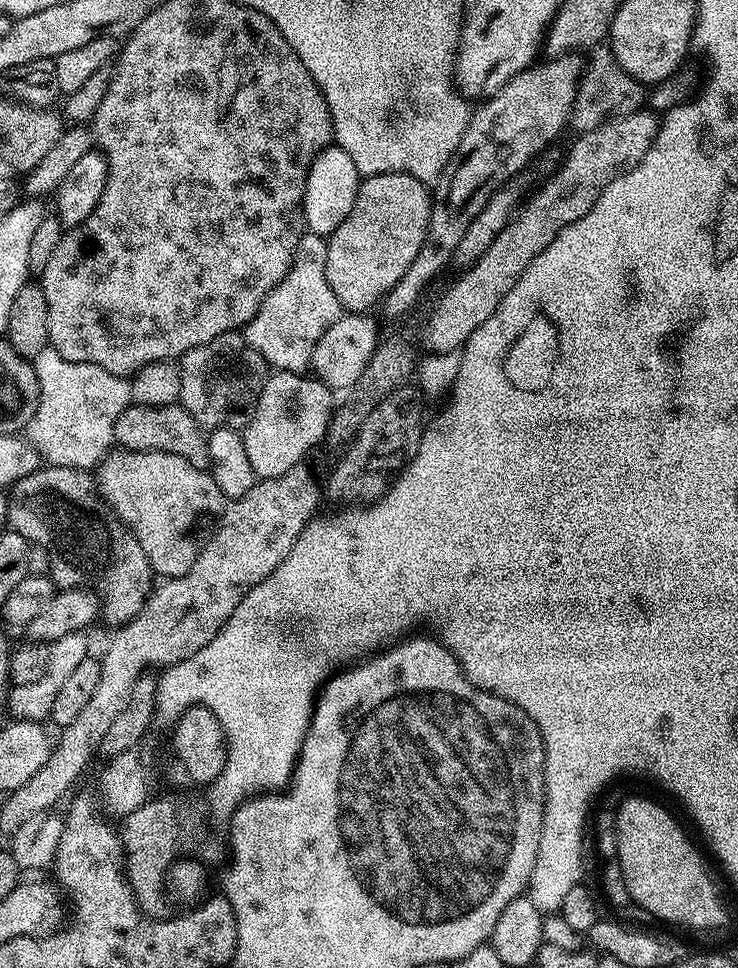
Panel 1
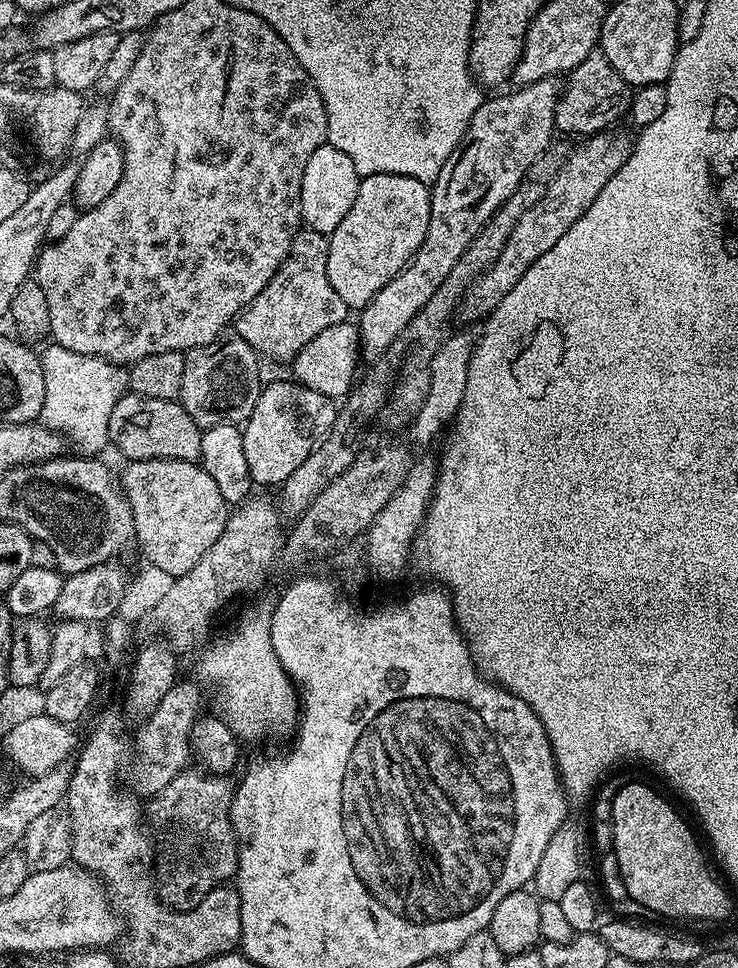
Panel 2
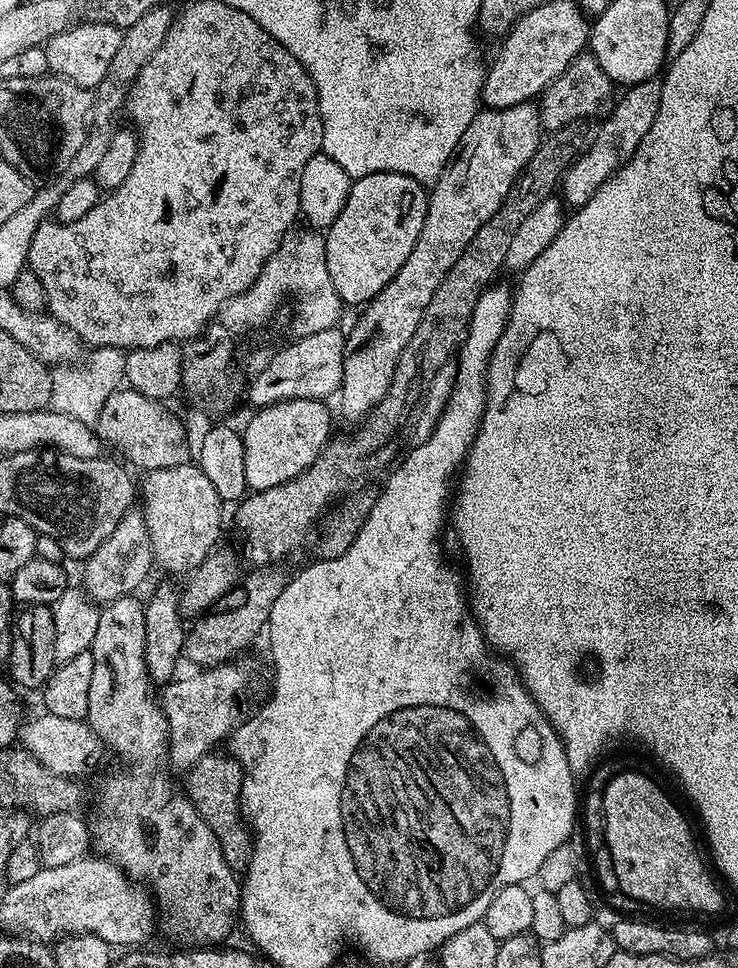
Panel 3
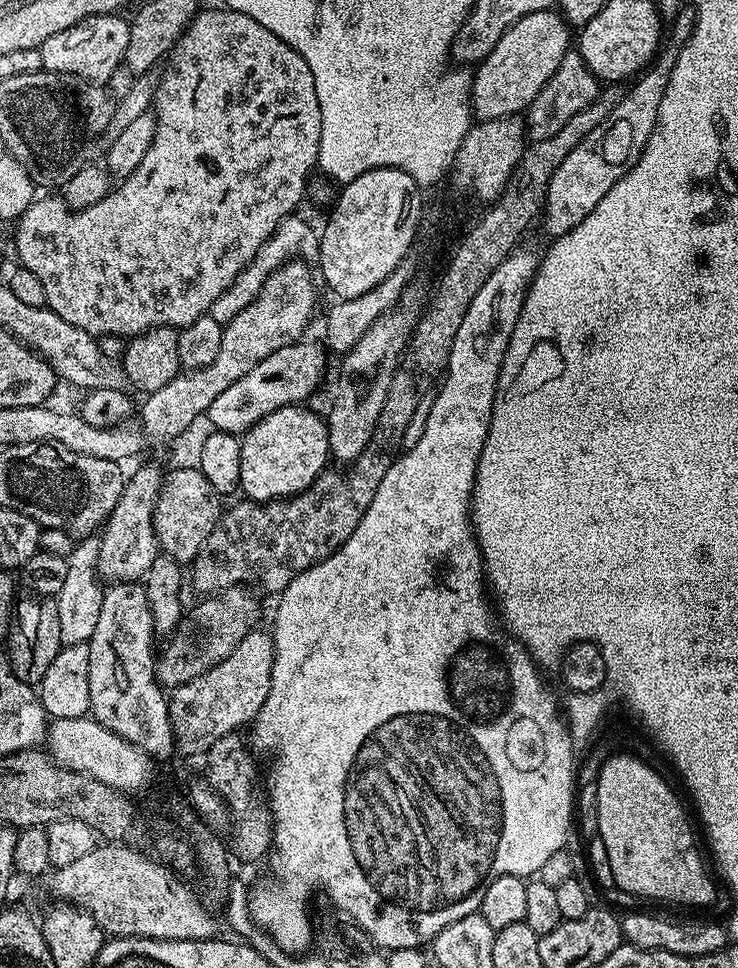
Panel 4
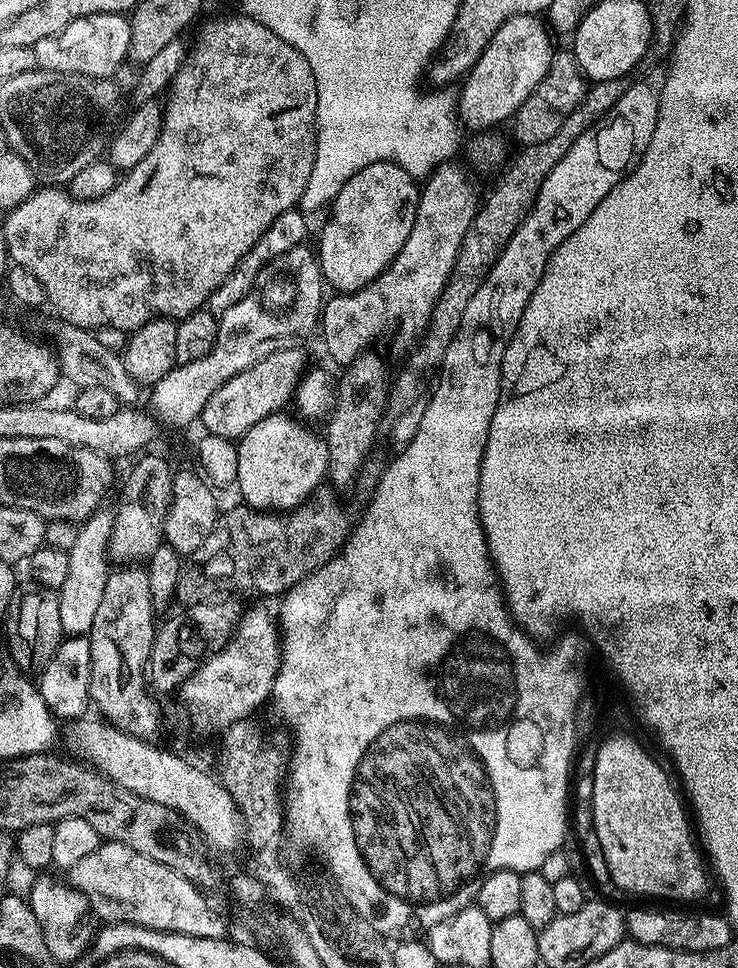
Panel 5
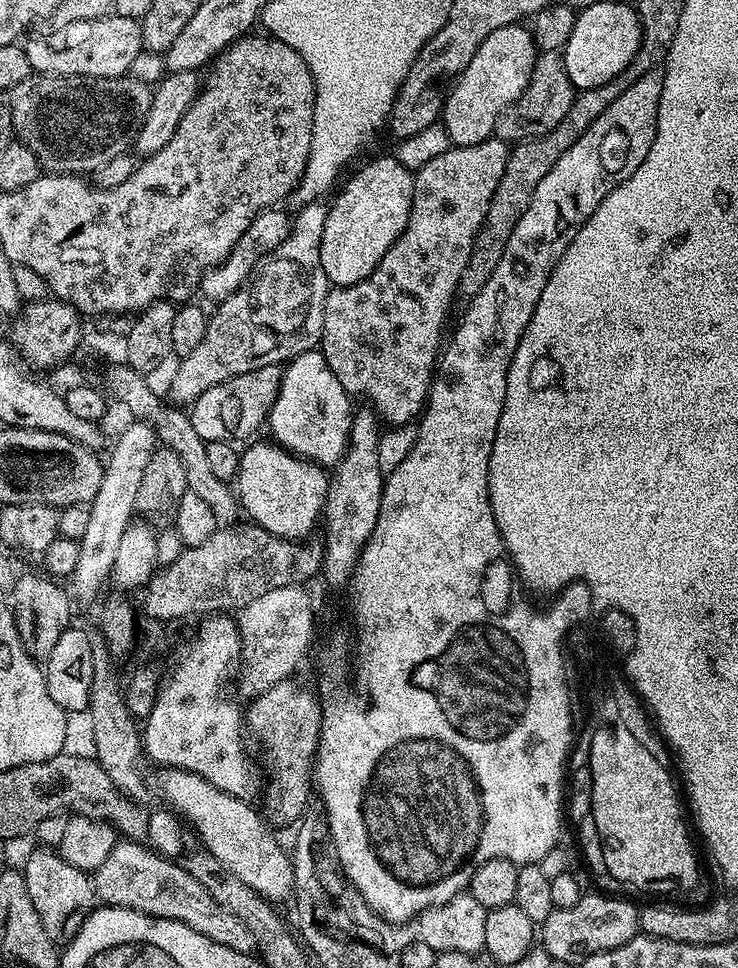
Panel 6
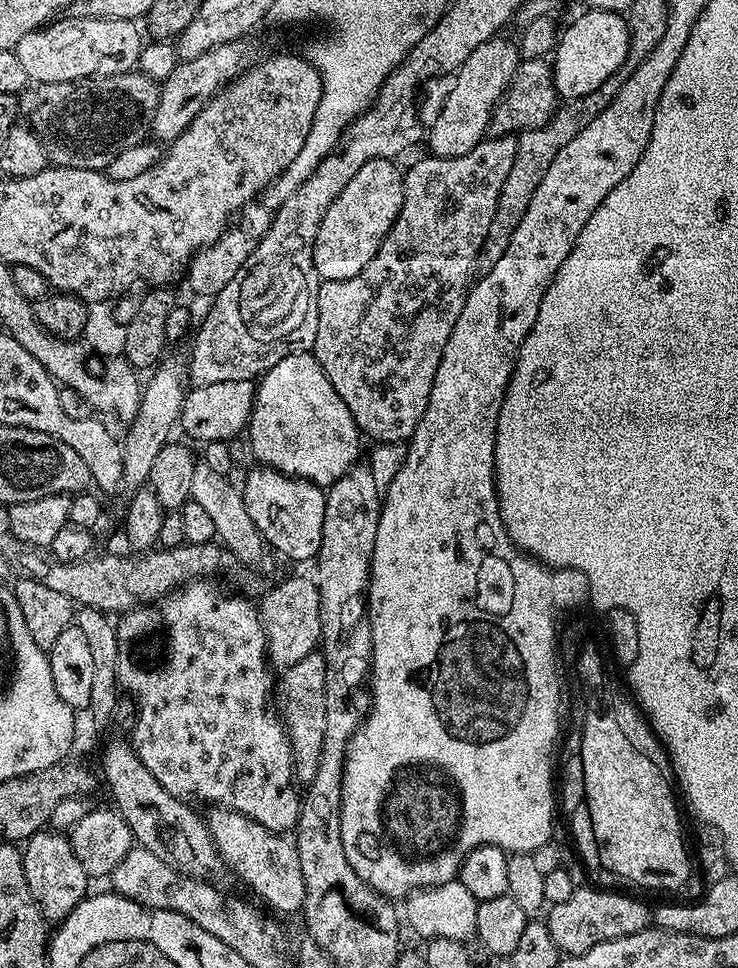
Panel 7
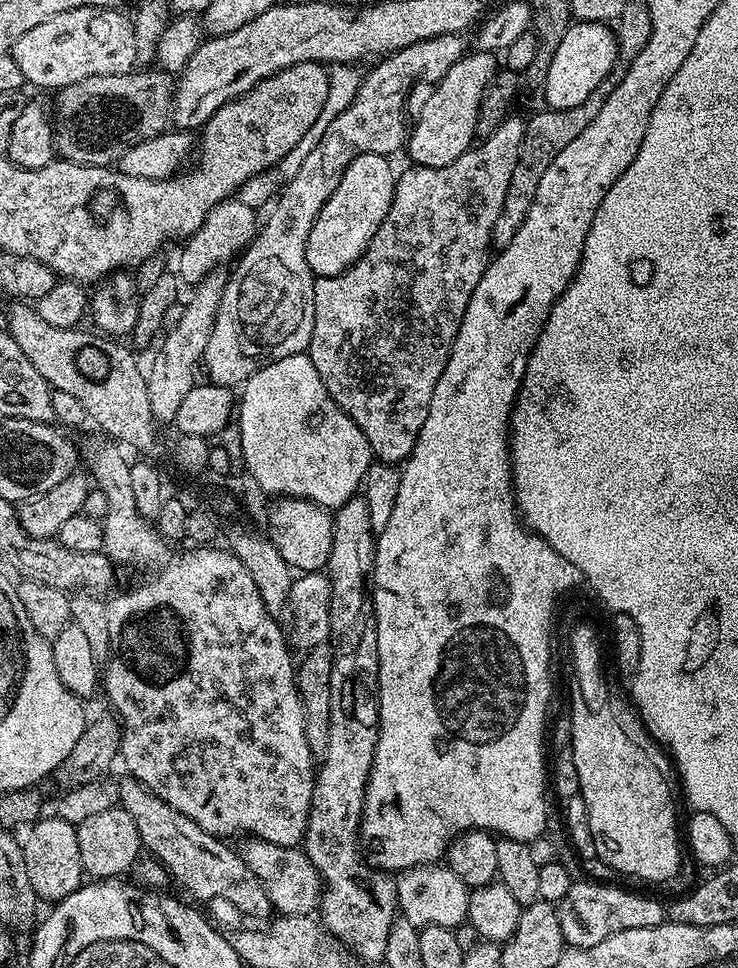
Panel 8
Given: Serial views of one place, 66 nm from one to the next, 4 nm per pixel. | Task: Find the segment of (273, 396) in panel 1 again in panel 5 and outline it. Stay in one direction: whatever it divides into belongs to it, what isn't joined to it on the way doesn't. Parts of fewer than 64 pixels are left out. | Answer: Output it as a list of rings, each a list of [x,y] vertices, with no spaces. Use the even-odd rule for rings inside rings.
[[[285,414],[267,416],[258,422],[258,426],[252,426],[246,430],[246,434],[240,437],[236,444],[238,450],[238,478],[235,487],[240,488],[240,496],[245,505],[255,508],[257,512],[267,514],[284,514],[289,510],[300,508],[311,497],[317,488],[325,483],[328,475],[328,446],[323,439],[318,440],[314,436],[303,432],[290,417]]]

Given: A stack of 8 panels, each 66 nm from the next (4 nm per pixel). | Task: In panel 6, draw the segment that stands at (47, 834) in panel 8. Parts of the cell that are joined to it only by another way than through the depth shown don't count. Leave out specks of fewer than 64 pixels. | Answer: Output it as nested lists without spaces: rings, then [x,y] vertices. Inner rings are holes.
[[[43,846],[35,849],[22,864],[26,878],[26,890],[30,890],[30,898],[34,901],[34,910],[38,910],[38,918],[42,918],[42,930],[53,942],[67,942],[75,938],[82,922],[97,907],[98,897],[94,880],[89,873],[70,866],[60,856],[59,851]]]

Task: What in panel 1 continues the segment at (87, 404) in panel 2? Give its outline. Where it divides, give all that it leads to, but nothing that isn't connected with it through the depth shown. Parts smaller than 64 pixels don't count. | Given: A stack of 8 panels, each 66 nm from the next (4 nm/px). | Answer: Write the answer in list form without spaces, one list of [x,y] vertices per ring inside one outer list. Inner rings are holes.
[[[52,345],[32,358],[39,384],[39,404],[29,422],[26,436],[50,466],[70,466],[85,470],[97,467],[115,443],[114,423],[132,402],[131,381],[110,374],[93,363],[70,362]]]

